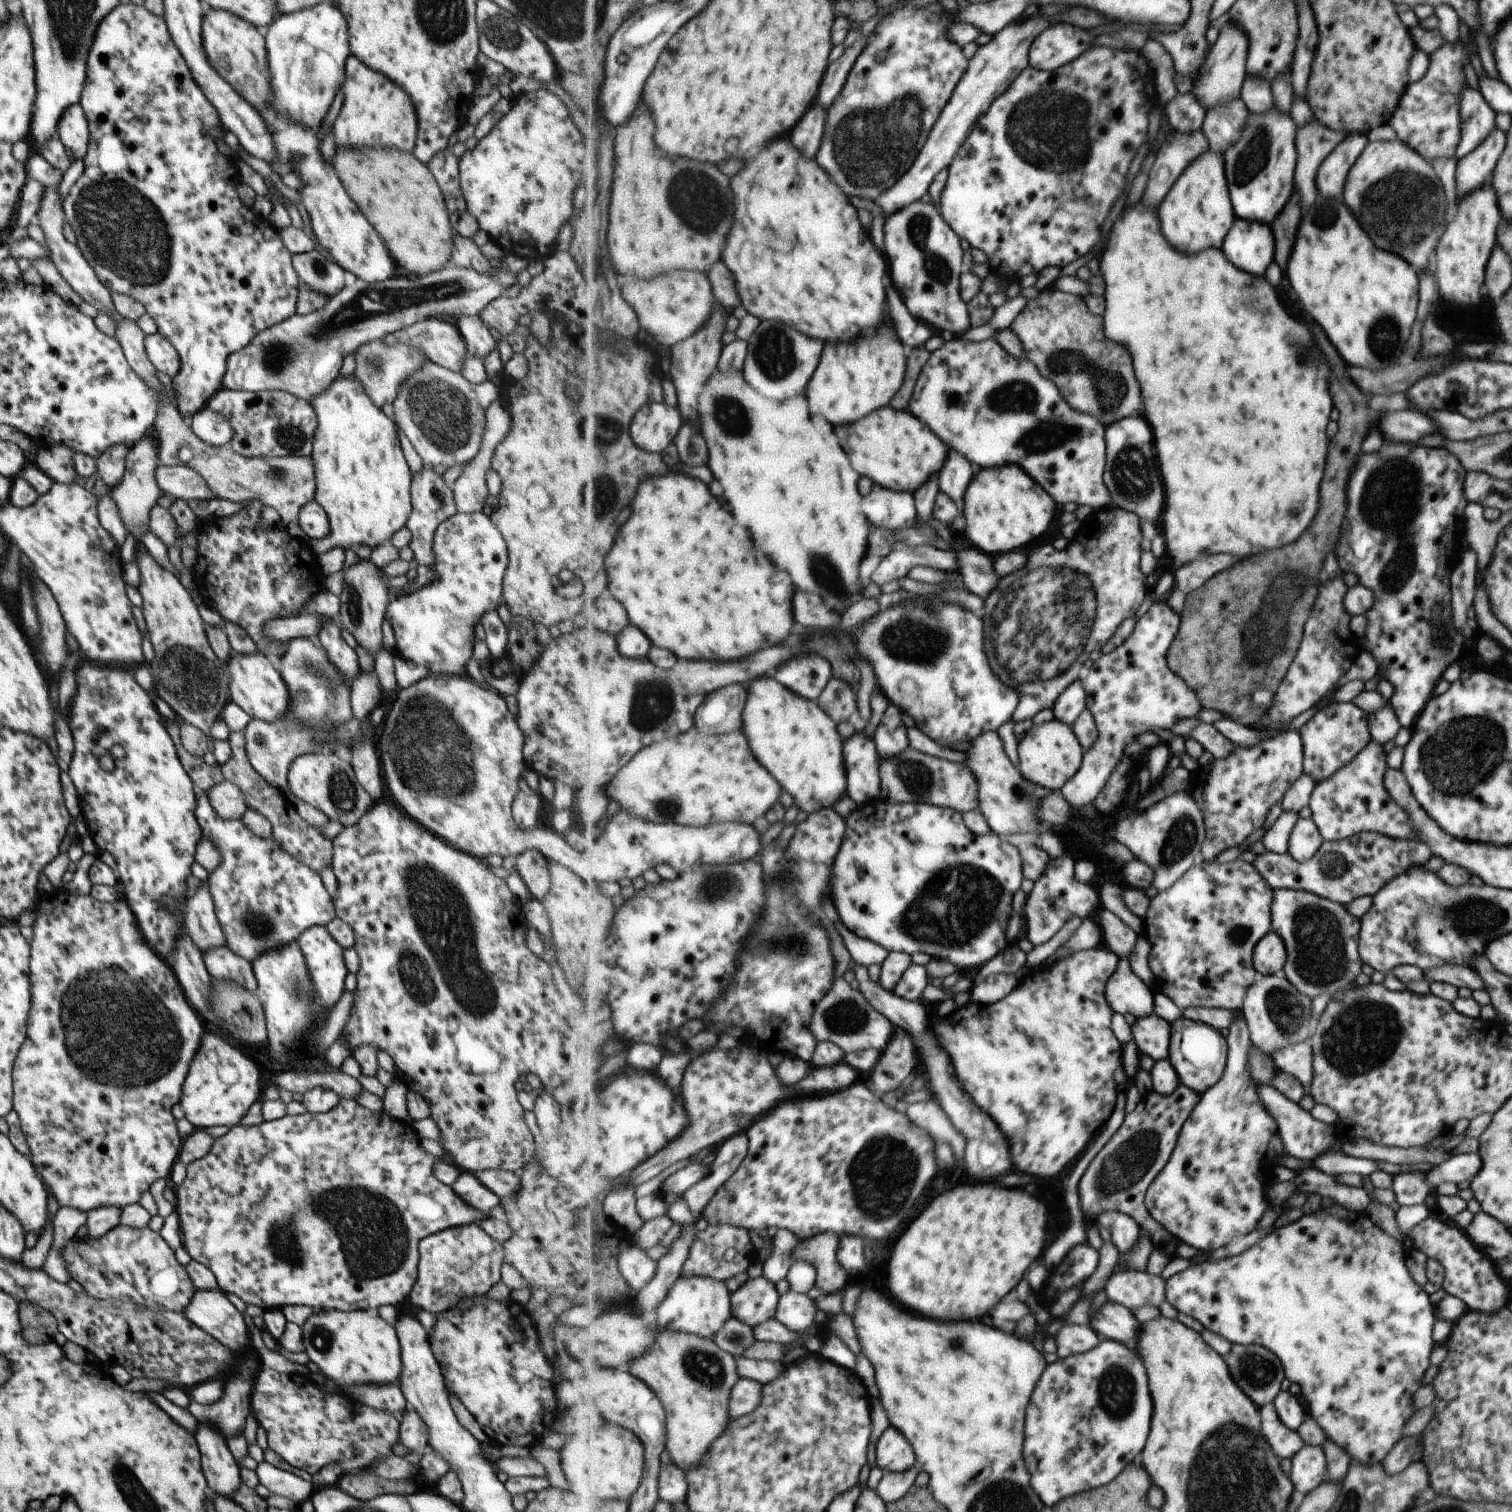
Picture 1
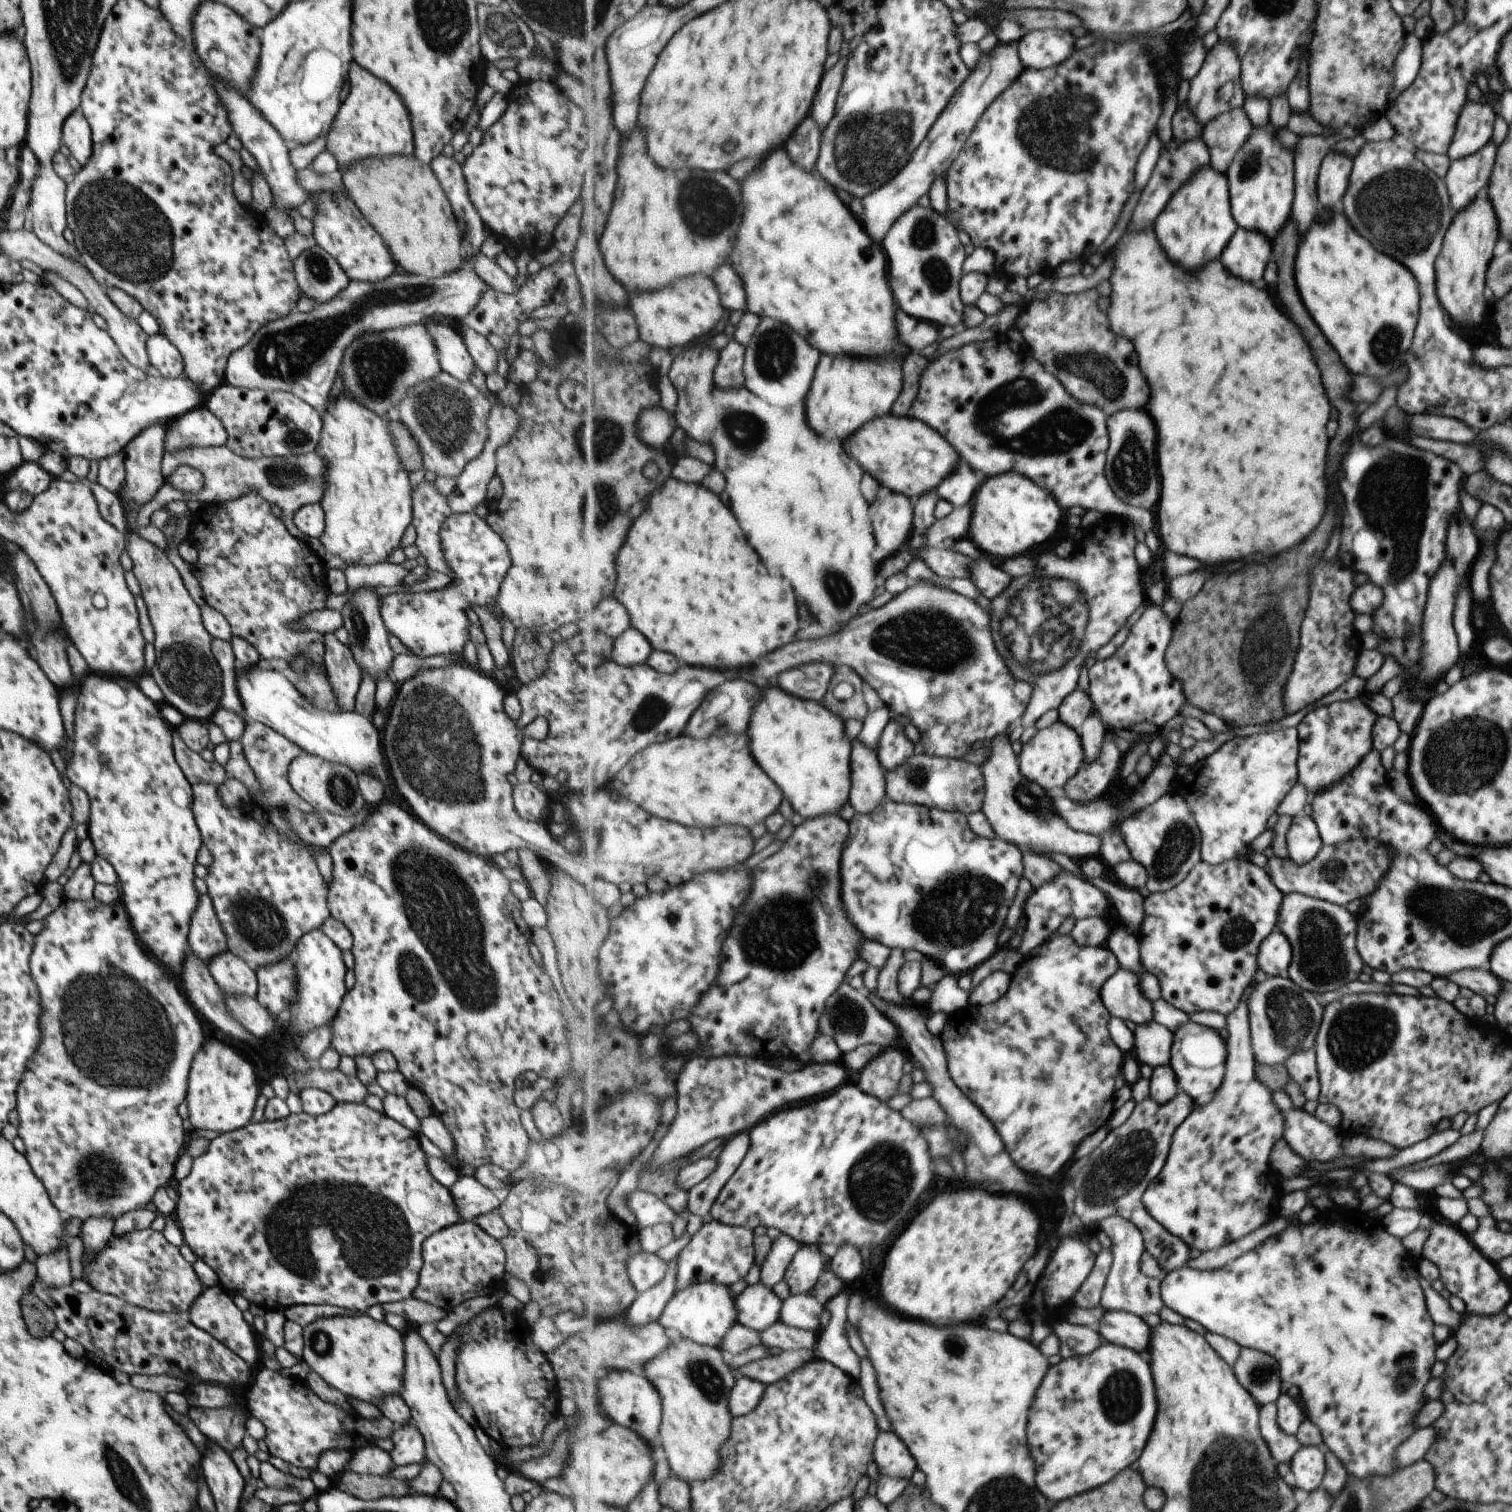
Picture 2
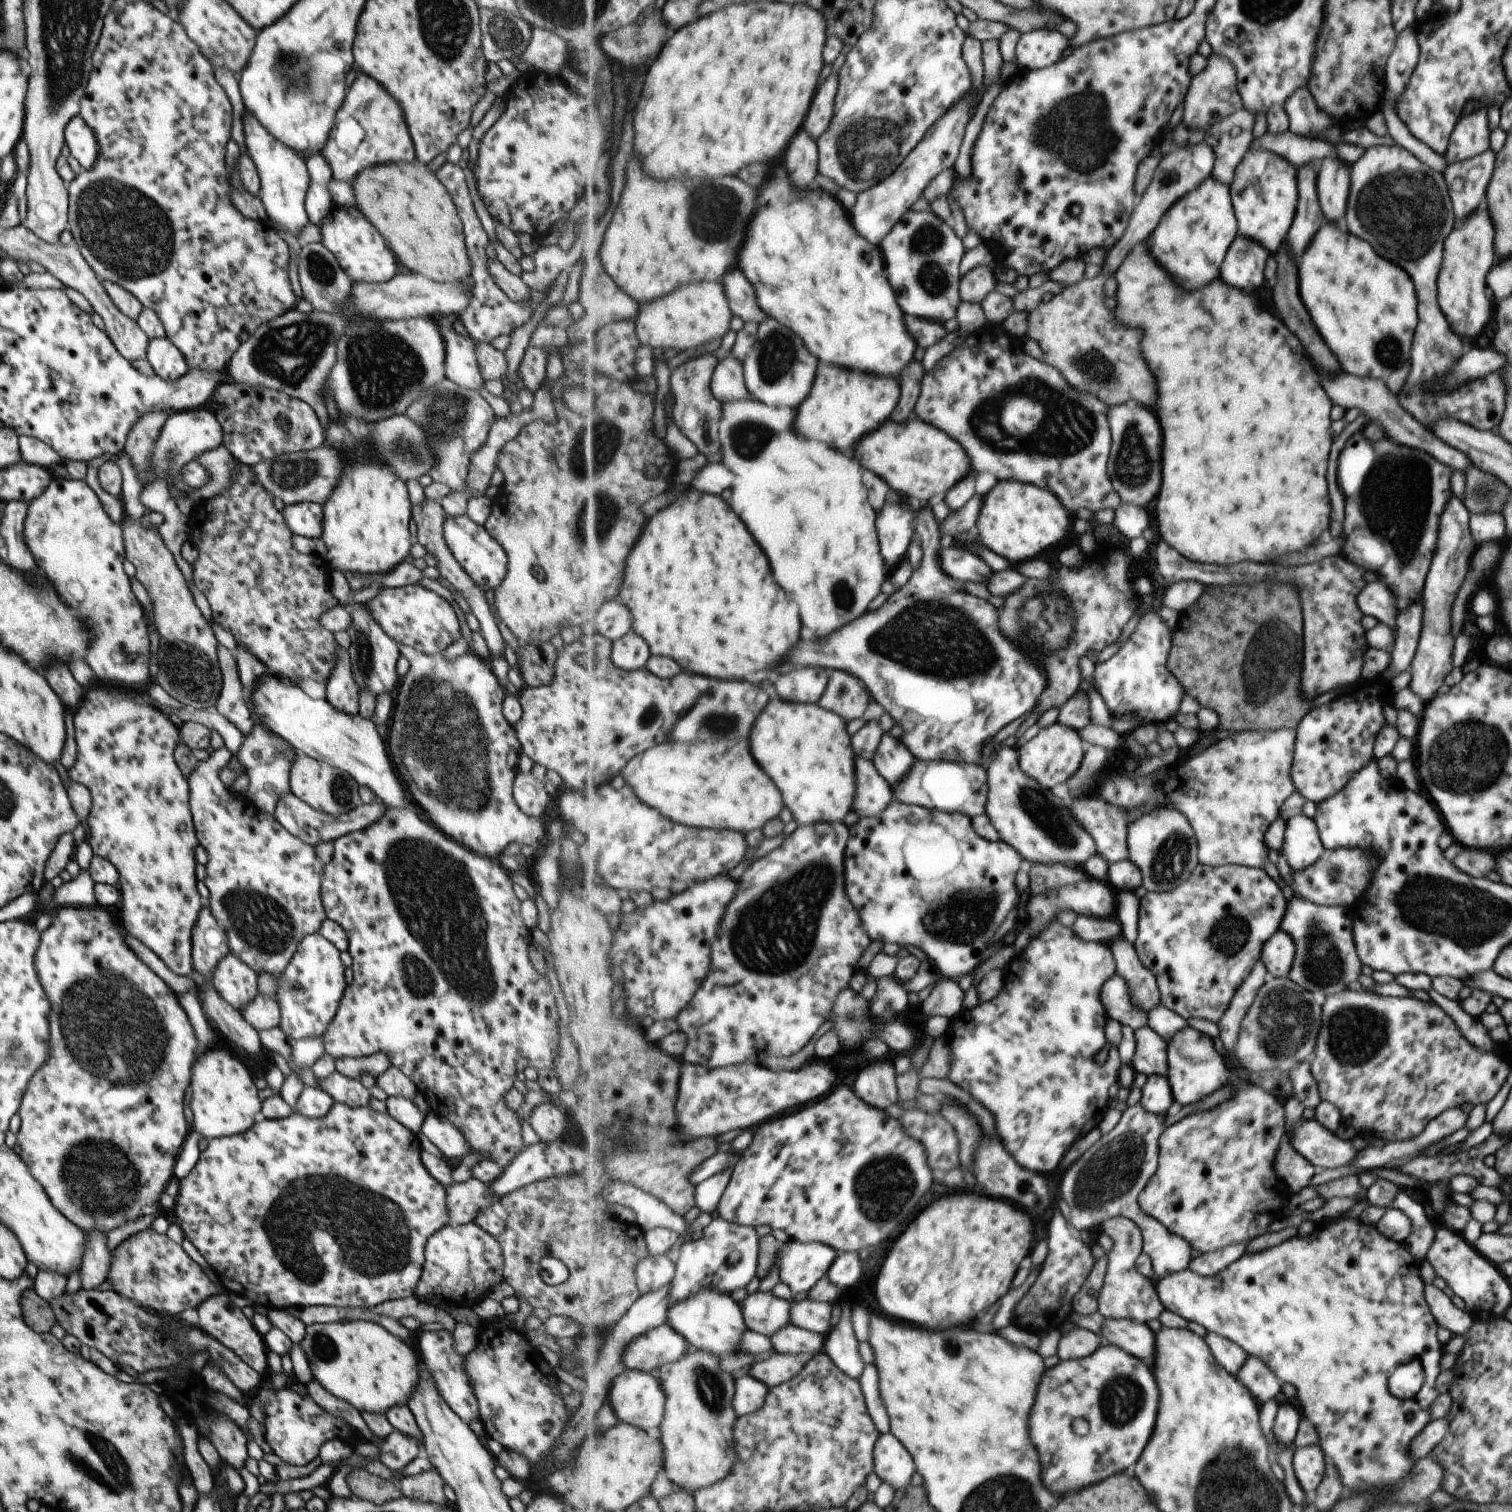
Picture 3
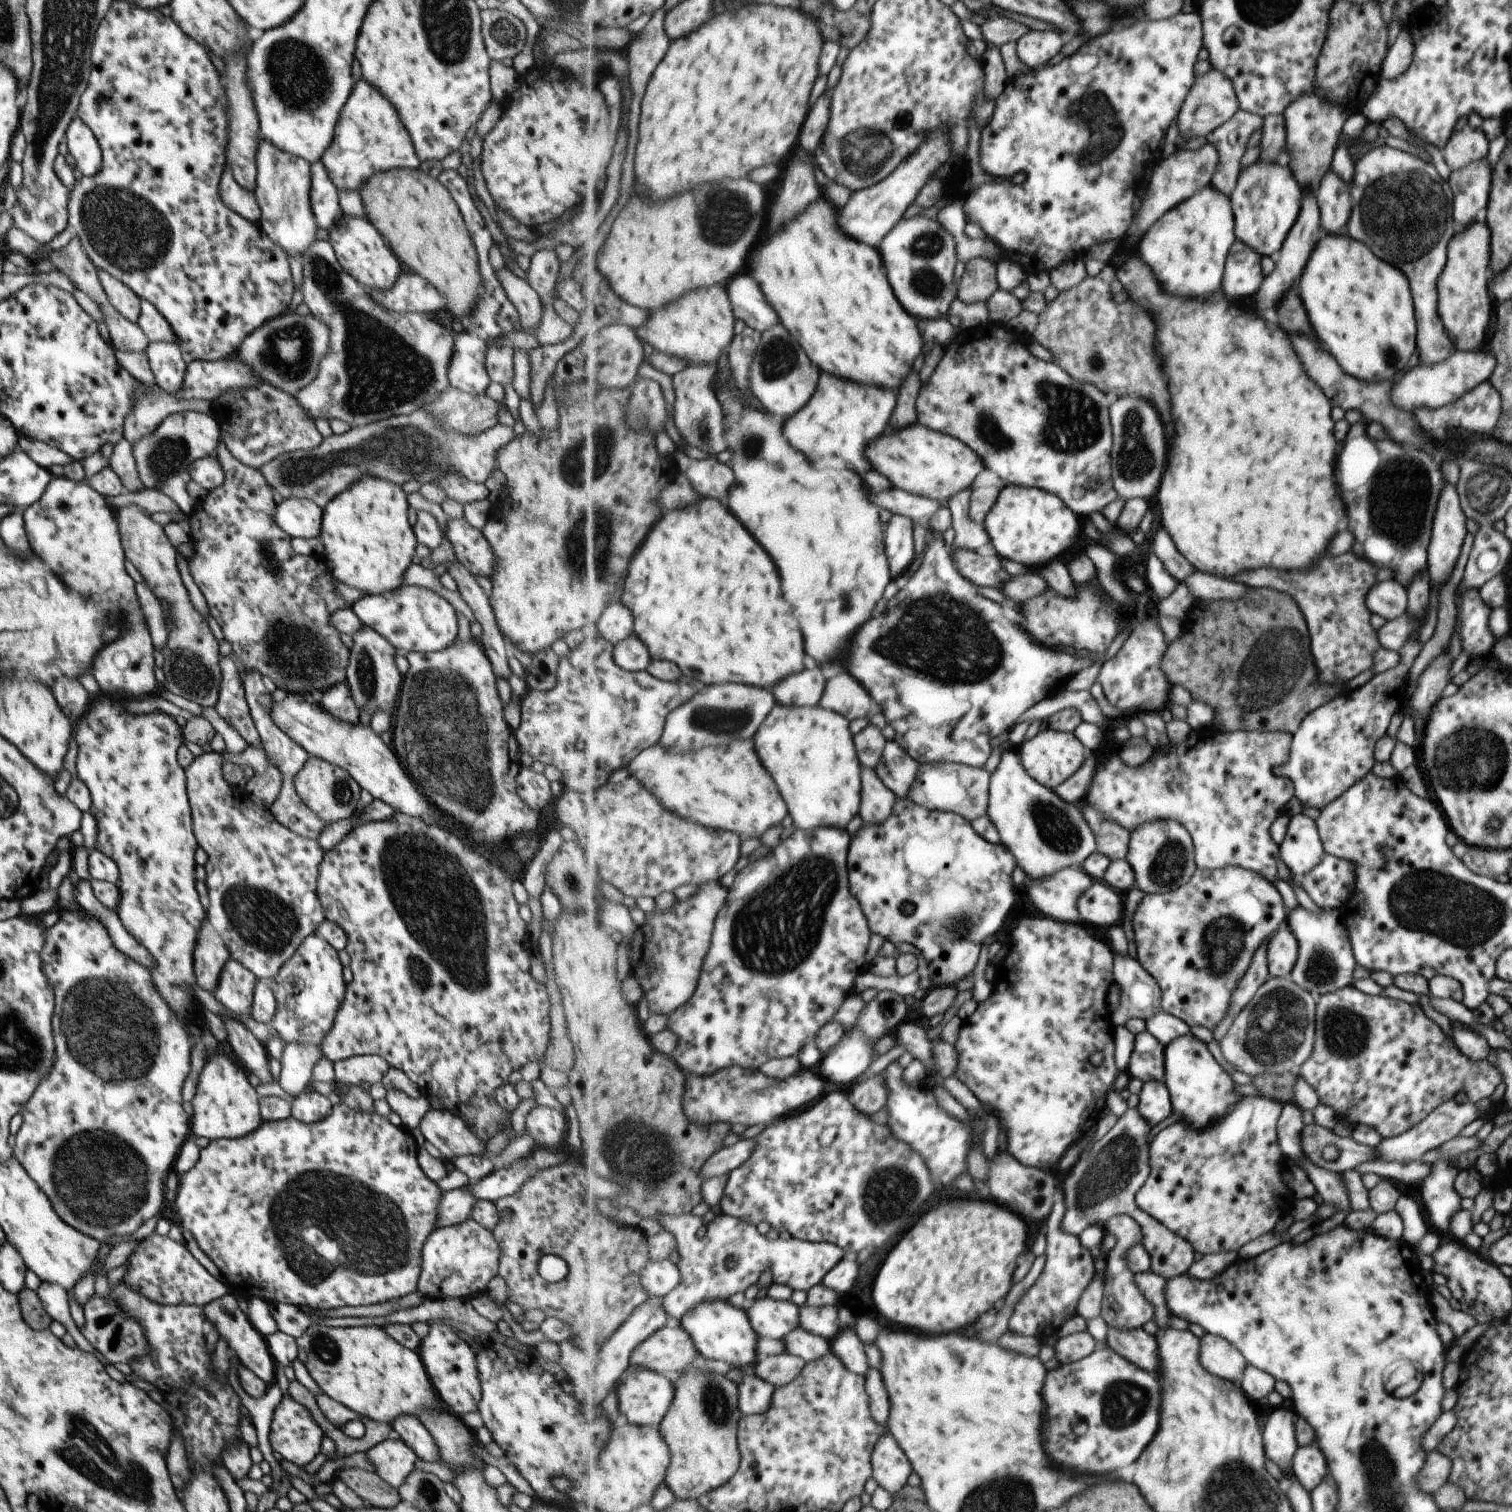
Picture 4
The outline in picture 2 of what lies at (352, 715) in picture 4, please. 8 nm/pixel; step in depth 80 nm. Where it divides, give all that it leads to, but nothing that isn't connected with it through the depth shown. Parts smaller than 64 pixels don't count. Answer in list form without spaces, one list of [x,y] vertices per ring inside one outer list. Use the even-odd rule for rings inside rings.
[[[323,633],[322,641],[324,644],[322,664],[339,708],[341,712],[353,712],[355,692],[360,682],[360,668],[348,646],[339,643],[333,633]]]

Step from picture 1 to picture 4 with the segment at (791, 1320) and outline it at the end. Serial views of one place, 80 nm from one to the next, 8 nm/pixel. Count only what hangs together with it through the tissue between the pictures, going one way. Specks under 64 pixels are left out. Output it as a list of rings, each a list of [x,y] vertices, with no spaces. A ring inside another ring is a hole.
[[[838,1304],[831,1306],[805,1306],[801,1307],[801,1327],[806,1328],[809,1332],[822,1336],[831,1343],[844,1329],[839,1328]]]

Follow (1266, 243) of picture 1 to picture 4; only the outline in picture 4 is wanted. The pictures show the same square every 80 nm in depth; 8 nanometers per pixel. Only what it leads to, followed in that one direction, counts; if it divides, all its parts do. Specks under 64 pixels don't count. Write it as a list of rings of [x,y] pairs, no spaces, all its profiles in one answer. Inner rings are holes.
[[[1239,239],[1235,241],[1224,274],[1225,292],[1231,298],[1247,298],[1256,294],[1264,280],[1260,260],[1259,253],[1249,245]]]

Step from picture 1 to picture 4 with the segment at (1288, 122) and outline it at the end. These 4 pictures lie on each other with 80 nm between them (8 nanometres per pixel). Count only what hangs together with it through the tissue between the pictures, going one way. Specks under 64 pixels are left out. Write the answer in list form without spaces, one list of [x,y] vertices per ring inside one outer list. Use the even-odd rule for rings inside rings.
[[[1255,161],[1240,172],[1232,192],[1236,237],[1261,256],[1275,256],[1299,216],[1299,186],[1287,166]]]

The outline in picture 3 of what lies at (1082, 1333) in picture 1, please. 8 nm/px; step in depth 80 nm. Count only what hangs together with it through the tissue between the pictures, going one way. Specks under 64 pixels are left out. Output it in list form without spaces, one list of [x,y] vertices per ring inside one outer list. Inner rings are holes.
[[[1073,1327],[1062,1333],[1058,1356],[1061,1360],[1087,1358],[1105,1343],[1103,1336],[1085,1327]]]

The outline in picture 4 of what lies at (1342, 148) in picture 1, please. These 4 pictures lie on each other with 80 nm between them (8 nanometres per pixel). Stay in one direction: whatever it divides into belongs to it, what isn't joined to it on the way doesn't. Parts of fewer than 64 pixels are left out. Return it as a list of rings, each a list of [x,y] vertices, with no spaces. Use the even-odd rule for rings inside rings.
[[[1325,172],[1317,190],[1317,206],[1321,214],[1321,228],[1327,234],[1337,234],[1343,224],[1347,222],[1347,216],[1351,214],[1351,192],[1347,192],[1347,183],[1335,176],[1333,172]]]

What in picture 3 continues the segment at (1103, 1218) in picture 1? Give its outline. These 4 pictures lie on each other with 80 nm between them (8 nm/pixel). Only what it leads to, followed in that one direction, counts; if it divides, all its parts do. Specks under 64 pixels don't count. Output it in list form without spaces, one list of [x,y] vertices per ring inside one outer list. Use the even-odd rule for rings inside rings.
[[[1113,1217],[1105,1221],[1099,1230],[1104,1231],[1113,1242],[1111,1250],[1107,1252],[1109,1264],[1100,1294],[1099,1311],[1106,1318],[1135,1319],[1142,1323],[1159,1318],[1166,1308],[1160,1299],[1156,1280],[1143,1276],[1137,1270],[1137,1258],[1144,1252],[1144,1236],[1140,1226],[1127,1217]]]

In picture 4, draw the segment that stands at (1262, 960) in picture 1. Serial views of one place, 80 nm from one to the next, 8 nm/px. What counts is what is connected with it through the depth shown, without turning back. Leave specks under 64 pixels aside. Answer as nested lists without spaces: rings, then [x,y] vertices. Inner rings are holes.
[[[1286,922],[1267,939],[1268,952],[1266,963],[1268,977],[1286,978],[1295,968],[1299,956],[1299,944],[1296,936],[1287,930]]]

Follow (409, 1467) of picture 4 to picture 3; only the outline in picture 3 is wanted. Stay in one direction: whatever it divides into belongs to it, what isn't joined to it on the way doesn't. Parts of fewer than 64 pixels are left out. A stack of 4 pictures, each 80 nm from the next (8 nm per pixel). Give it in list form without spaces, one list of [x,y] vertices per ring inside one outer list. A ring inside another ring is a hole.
[[[392,1430],[385,1436],[384,1444],[378,1446],[379,1461],[387,1468],[398,1471],[419,1454],[420,1448],[420,1442],[415,1437]]]

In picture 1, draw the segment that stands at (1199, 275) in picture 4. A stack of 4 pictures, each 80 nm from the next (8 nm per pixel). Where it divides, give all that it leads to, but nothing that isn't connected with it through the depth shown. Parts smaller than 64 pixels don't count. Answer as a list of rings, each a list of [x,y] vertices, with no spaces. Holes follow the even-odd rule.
[[[1209,150],[1191,162],[1161,204],[1165,236],[1173,246],[1181,246],[1181,250],[1193,254],[1210,248],[1221,249],[1228,231],[1236,224],[1236,217],[1224,155],[1217,151]]]

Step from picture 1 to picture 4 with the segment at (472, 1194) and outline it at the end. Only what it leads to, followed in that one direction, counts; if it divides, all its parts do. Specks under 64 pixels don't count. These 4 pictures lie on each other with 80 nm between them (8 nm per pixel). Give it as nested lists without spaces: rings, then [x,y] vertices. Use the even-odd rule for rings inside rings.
[[[461,1187],[444,1191],[437,1204],[437,1219],[435,1229],[450,1225],[457,1225],[470,1217],[471,1206],[475,1204],[469,1188]]]

